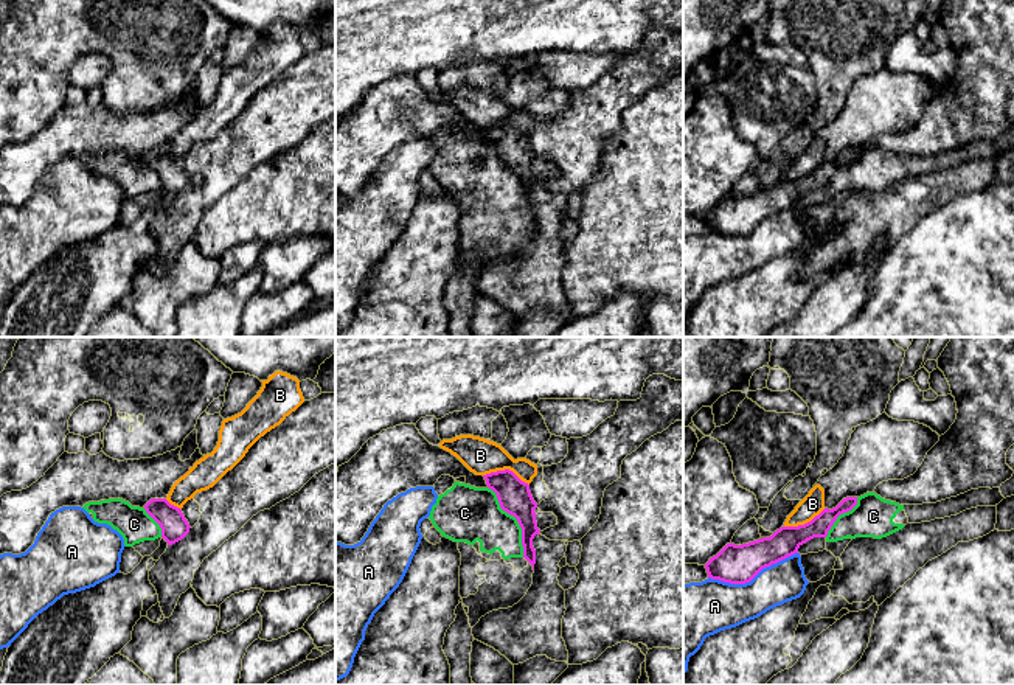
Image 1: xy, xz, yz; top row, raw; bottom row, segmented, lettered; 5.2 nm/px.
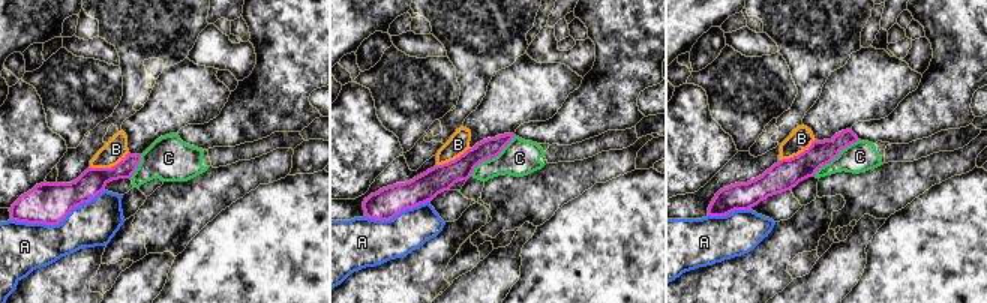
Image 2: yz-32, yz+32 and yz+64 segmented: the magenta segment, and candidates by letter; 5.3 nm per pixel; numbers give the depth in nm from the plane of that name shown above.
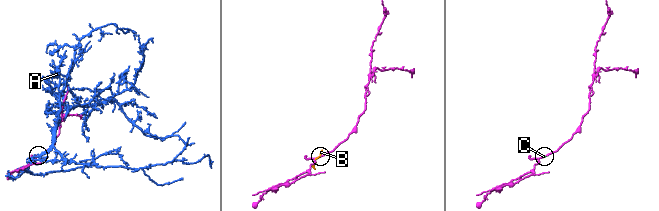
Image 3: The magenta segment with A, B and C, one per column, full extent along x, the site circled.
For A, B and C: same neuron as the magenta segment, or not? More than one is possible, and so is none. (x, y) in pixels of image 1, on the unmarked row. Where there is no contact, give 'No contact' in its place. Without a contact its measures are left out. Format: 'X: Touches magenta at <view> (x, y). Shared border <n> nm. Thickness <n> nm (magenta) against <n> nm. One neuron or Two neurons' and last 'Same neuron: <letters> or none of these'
A: Touches magenta at yz (752, 230). Shared border 480 nm. Thickness 200 nm (magenta) against 260 nm. Two neurons
B: Touches magenta at xz (506, 121). Shared border 240 nm. Thickness 170 nm (magenta) against 180 nm. Two neurons
C: Touches magenta at xz (517, 173). Shared border 420 nm. Thickness 170 nm (magenta) against 280 nm. Two neurons
Same neuron: none of these

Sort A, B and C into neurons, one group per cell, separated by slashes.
A / B / C

